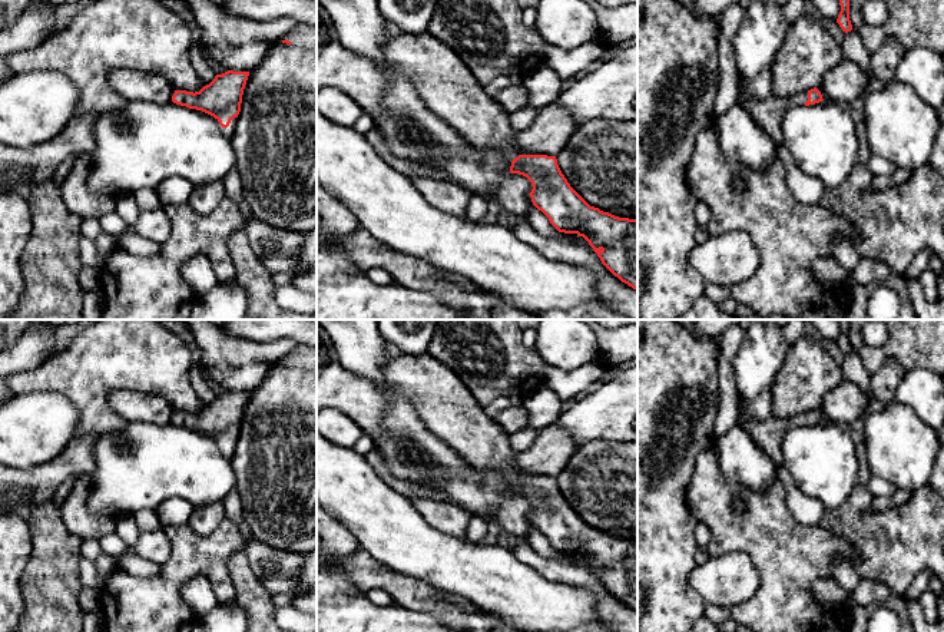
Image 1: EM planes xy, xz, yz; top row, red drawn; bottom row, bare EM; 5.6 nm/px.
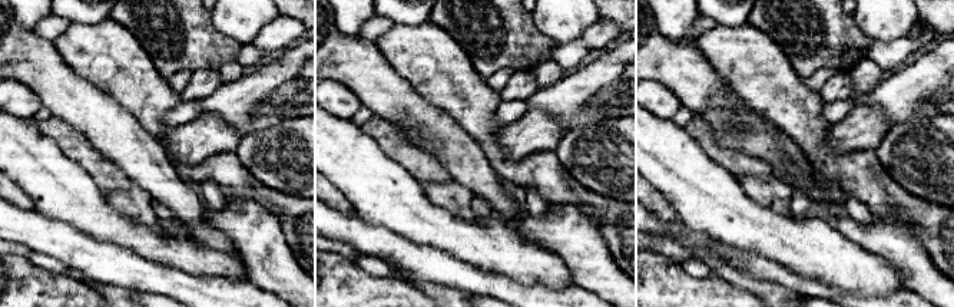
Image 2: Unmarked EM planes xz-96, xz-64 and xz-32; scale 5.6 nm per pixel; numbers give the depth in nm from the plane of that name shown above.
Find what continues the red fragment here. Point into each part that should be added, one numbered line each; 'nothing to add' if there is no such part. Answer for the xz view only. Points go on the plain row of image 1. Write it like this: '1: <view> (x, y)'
1: xz (441, 400)

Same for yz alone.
1: yz (767, 434)

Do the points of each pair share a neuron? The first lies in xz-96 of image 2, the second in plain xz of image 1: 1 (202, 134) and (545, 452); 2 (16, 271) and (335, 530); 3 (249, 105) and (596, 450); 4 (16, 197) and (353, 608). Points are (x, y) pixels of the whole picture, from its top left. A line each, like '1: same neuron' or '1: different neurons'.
1: same neuron
2: same neuron
3: different neurons
4: same neuron

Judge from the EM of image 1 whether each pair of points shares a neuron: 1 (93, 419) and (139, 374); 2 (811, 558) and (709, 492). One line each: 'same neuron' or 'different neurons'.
1: same neuron
2: same neuron

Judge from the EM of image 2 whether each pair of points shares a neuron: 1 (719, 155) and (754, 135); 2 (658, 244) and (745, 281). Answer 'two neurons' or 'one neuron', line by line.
1: two neurons
2: one neuron

